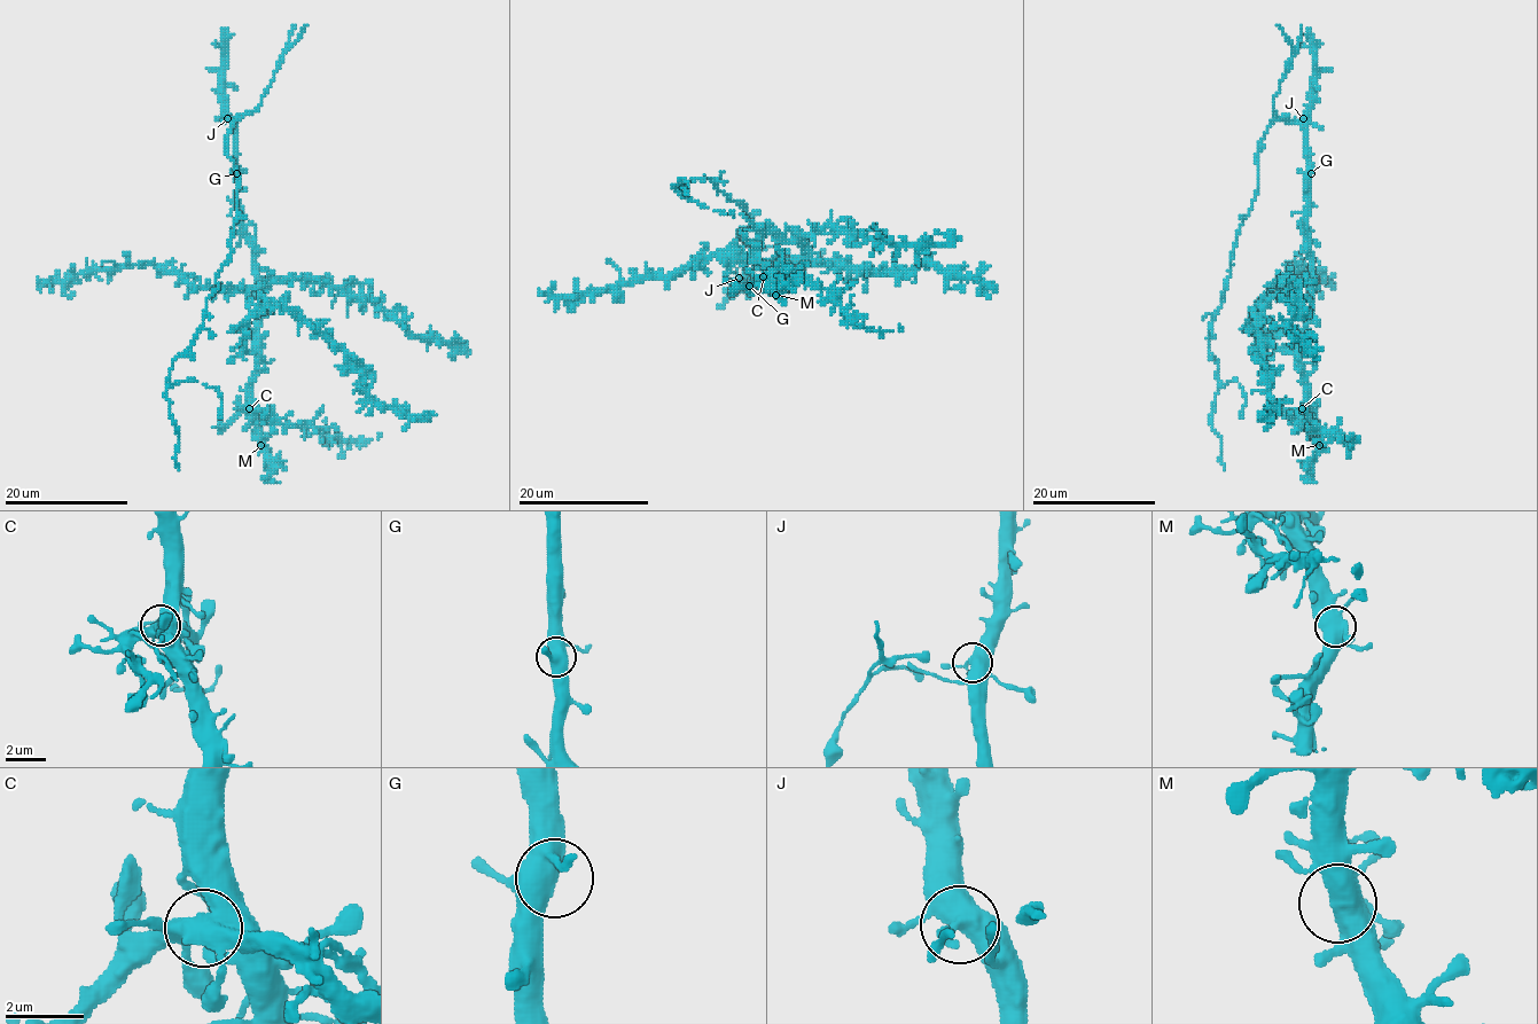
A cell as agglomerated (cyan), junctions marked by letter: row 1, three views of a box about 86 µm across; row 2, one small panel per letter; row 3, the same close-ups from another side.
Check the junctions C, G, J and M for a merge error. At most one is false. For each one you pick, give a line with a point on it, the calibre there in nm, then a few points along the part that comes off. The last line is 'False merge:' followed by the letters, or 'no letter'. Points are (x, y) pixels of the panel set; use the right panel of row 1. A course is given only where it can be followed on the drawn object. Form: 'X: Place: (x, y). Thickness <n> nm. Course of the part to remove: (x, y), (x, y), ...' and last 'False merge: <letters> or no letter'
C: Place: (1302, 408). Thickness 480 nm
False merge: C

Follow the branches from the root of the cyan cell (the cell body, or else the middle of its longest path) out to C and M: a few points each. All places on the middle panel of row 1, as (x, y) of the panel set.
C: (749, 281), (764, 281), (772, 286), (772, 275), (764, 276)
M: (749, 281), (764, 281), (772, 286), (772, 275), (767, 280), (775, 295)

